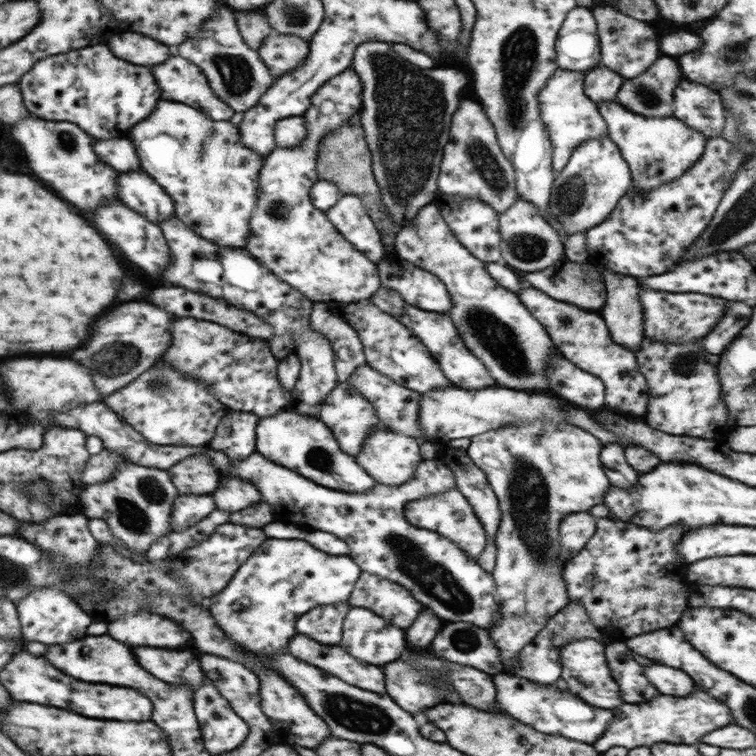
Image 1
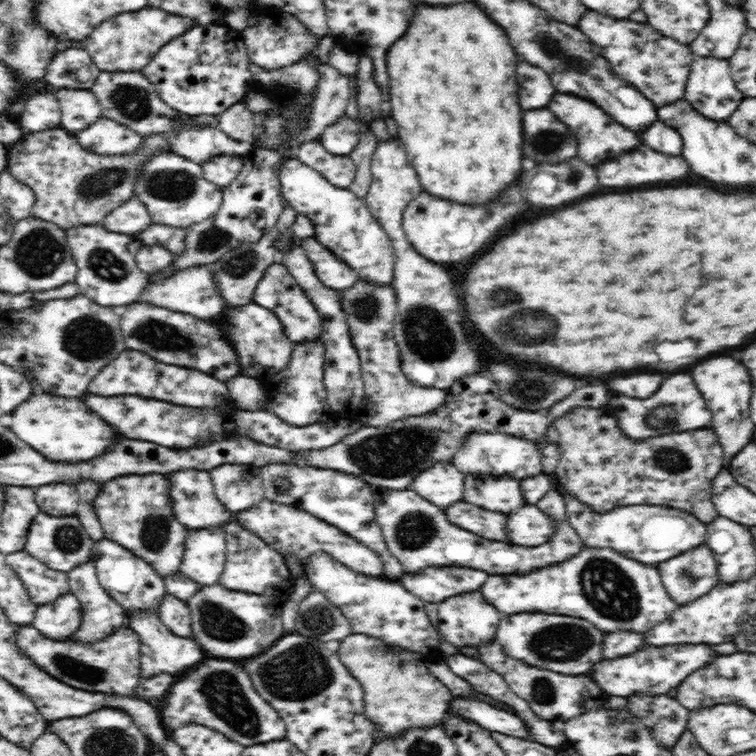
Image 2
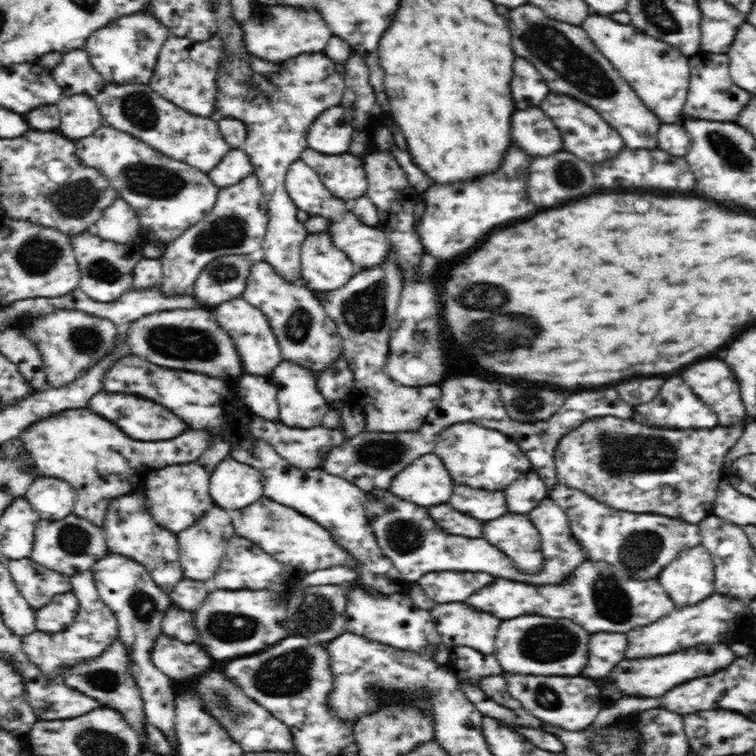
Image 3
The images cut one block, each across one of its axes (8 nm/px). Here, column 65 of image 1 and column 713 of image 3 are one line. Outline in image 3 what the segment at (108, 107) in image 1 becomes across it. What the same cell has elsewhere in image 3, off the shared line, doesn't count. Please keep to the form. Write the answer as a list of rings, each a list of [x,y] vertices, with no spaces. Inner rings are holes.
[[[700,50],[690,58],[691,75],[683,113],[693,120],[710,120],[718,123],[736,123],[740,112],[748,106],[753,96],[736,87],[729,75],[729,56]]]

